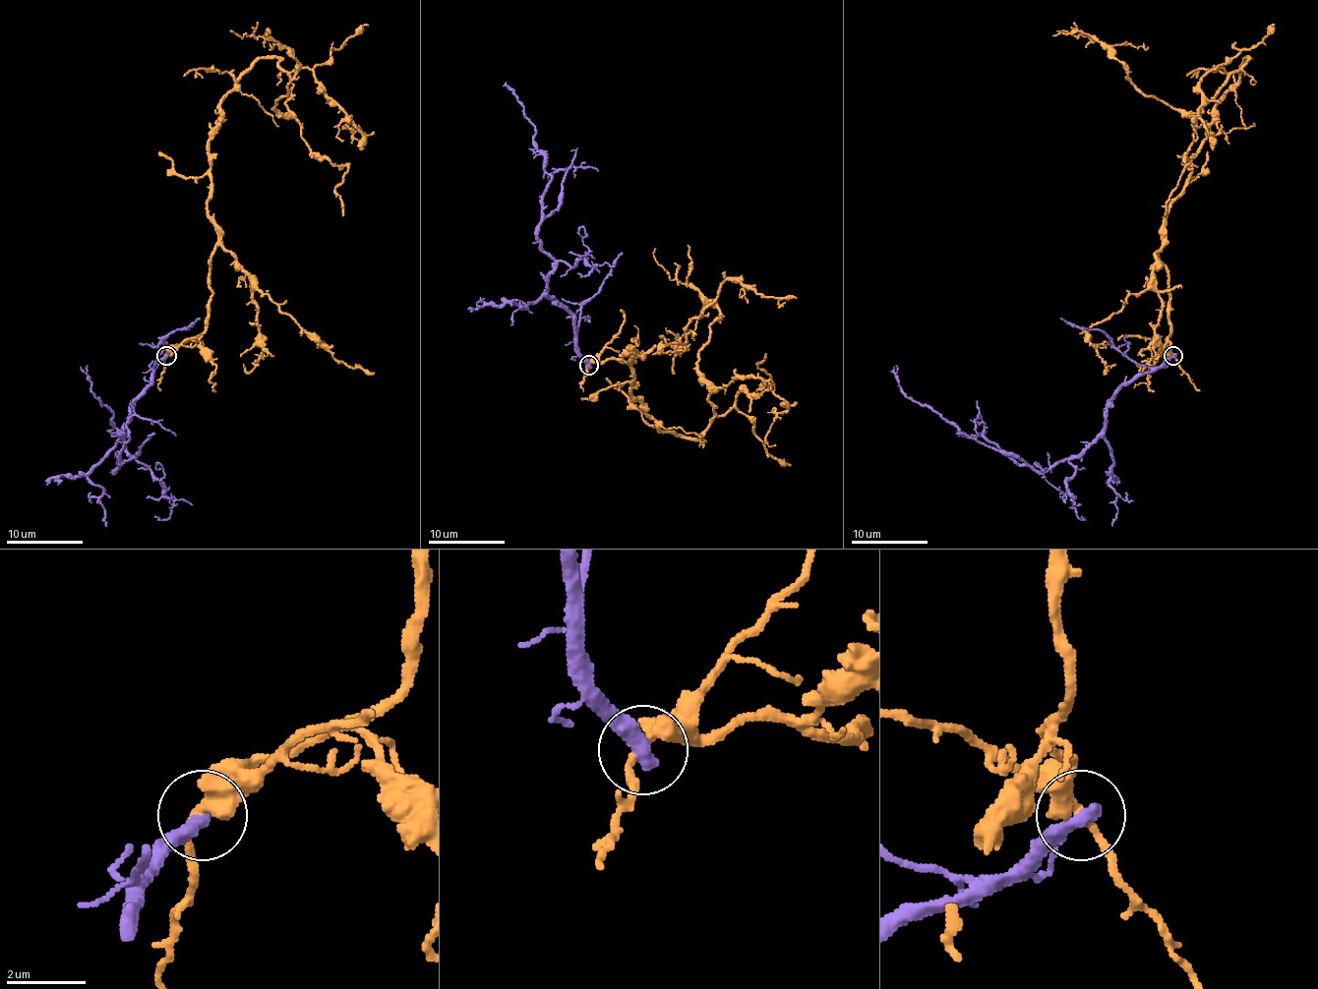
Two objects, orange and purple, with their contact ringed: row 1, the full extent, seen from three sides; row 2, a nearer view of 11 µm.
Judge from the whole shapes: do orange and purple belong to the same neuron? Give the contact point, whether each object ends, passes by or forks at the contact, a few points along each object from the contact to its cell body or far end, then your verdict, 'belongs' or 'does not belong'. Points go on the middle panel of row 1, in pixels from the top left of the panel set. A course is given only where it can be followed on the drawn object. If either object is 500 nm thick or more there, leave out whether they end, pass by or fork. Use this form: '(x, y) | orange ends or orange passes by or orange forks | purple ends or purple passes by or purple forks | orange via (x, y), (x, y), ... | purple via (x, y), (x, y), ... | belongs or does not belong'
(588, 365) | orange passes by | purple ends | orange via (588, 365), (633, 350), (632, 393), (661, 430), (698, 439), (712, 421), (696, 362), (720, 312), (655, 249) | purple via (588, 365), (574, 319), (546, 293), (554, 261), (537, 236), (550, 177), (544, 155), (521, 102), (503, 86) | does not belong

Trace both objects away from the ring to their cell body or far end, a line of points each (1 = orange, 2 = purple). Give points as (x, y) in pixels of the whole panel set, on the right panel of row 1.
1: (1173, 355), (1158, 256), (1168, 206), (1247, 58), (1196, 113), (1181, 113), (1145, 96), (1097, 40), (1057, 31)
2: (1173, 355), (1127, 381), (1101, 433), (1044, 471), (1017, 465), (911, 400), (893, 366)

